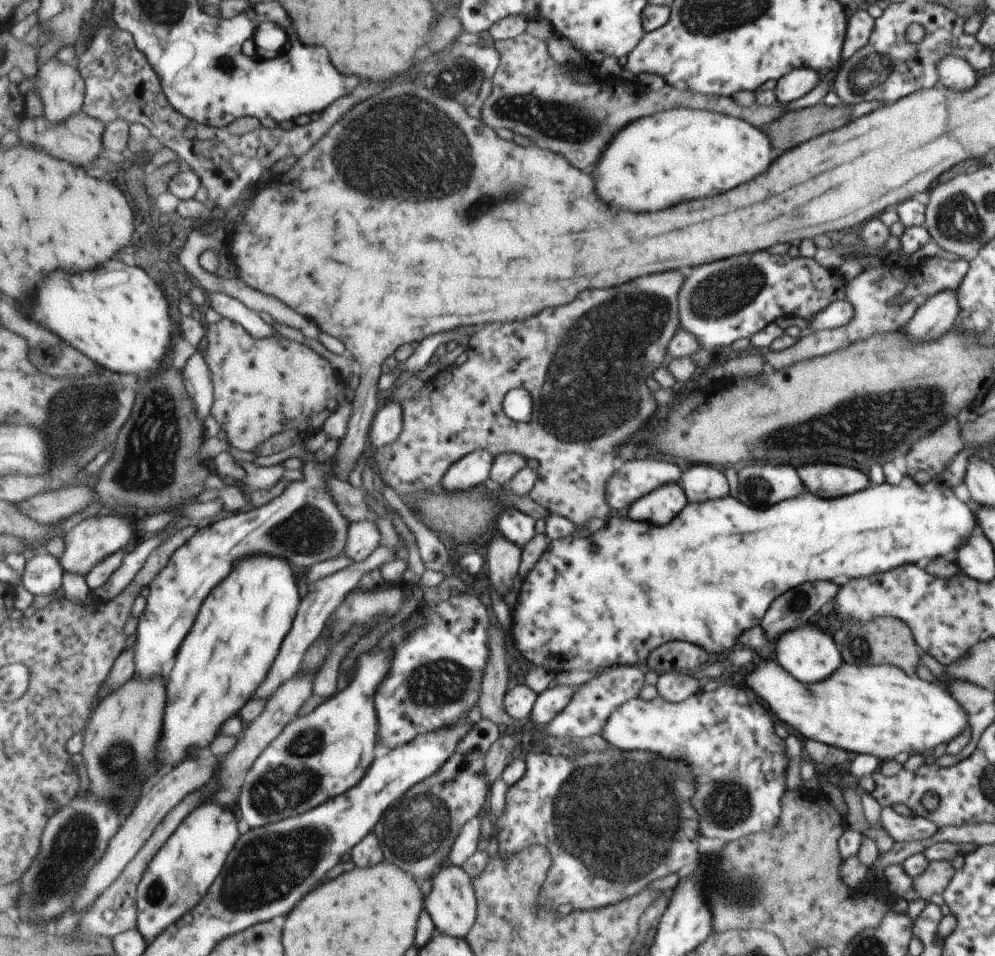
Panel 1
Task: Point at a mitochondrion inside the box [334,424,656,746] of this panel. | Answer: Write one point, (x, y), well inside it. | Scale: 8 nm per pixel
(441, 682)

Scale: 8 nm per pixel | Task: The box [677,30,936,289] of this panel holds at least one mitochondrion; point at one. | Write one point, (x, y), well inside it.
(869, 73)

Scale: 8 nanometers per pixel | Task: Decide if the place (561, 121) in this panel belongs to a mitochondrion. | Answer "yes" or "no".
yes

